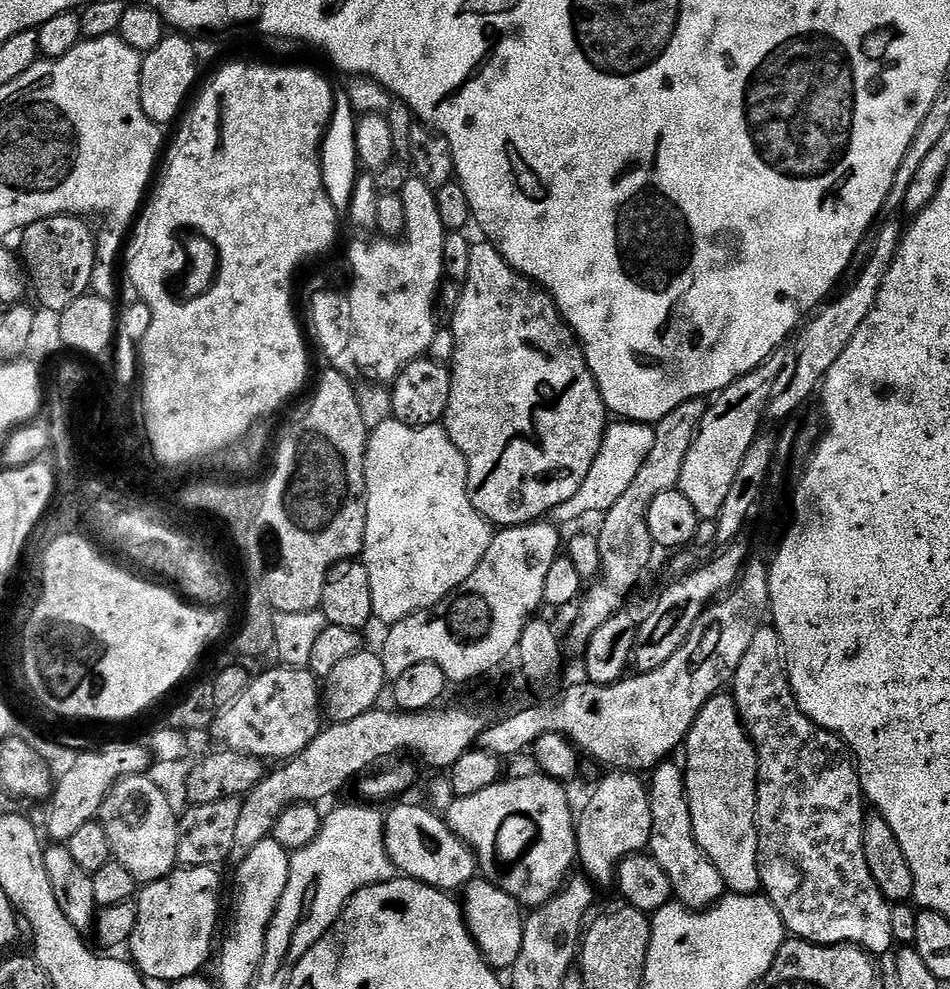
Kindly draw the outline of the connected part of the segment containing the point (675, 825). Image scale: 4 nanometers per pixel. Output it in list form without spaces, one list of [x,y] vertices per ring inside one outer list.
[[[672,763],[659,764],[650,776],[648,797],[652,829],[647,851],[656,859],[658,866],[666,870],[673,897],[692,911],[703,912],[726,895],[724,879],[722,874],[718,874],[718,866],[714,866],[714,862],[706,858],[694,838],[688,793],[684,786],[684,769],[679,763]]]

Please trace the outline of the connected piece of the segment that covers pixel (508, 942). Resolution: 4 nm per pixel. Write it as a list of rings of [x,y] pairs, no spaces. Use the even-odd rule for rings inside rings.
[[[483,878],[473,880],[464,890],[464,895],[466,896],[462,899],[462,911],[465,924],[472,940],[483,953],[484,960],[498,972],[511,969],[521,954],[525,922],[523,907],[514,897]]]

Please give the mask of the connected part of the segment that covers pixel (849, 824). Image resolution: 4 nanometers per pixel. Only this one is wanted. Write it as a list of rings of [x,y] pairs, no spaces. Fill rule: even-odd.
[[[761,626],[758,630],[758,634],[754,634],[754,639],[751,640],[750,646],[746,649],[746,655],[742,658],[742,663],[738,665],[738,670],[734,674],[732,683],[730,685],[730,695],[733,700],[736,701],[736,709],[740,715],[740,722],[744,725],[745,730],[748,732],[748,736],[752,739],[752,744],[756,747],[756,758],[758,760],[758,774],[756,775],[756,827],[759,828],[760,833],[758,834],[758,874],[760,875],[760,882],[762,885],[763,895],[767,896],[771,904],[775,906],[778,910],[778,914],[782,918],[785,929],[795,939],[798,940],[808,940],[811,944],[855,944],[864,949],[865,952],[869,954],[881,954],[883,952],[893,951],[894,941],[892,938],[892,931],[890,930],[890,914],[892,913],[892,905],[885,900],[883,894],[878,890],[878,886],[874,882],[874,878],[870,874],[870,870],[866,866],[866,854],[864,853],[864,822],[866,819],[866,797],[864,795],[864,789],[860,786],[860,776],[856,773],[855,763],[848,751],[848,745],[840,739],[839,735],[834,732],[827,732],[825,728],[819,728],[814,721],[808,717],[807,714],[798,706],[798,702],[794,698],[792,693],[792,687],[788,681],[788,669],[784,662],[784,649],[780,646],[780,639],[776,633],[775,628],[771,626]]]

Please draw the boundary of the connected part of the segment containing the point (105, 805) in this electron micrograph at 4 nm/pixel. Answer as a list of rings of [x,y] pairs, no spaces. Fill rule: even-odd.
[[[141,774],[118,781],[100,803],[98,813],[98,822],[112,851],[111,859],[126,866],[140,886],[166,878],[178,866],[178,812],[172,809],[167,794],[150,777]]]

